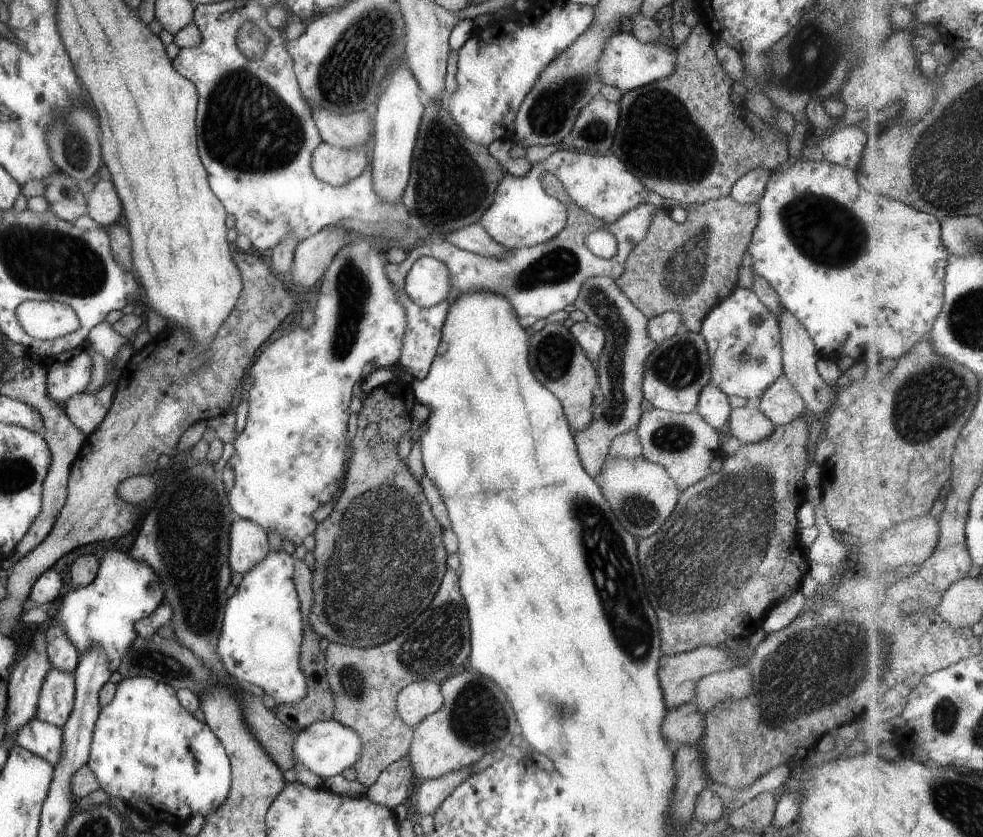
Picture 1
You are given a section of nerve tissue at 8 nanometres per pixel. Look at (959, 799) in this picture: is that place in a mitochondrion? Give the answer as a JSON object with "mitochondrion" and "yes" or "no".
{"mitochondrion":"yes"}

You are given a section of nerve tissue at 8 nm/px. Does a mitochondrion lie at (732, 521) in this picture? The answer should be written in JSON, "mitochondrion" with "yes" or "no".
{"mitochondrion":"yes"}

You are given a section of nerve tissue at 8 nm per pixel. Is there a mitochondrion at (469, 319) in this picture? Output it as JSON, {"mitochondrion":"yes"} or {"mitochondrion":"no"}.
{"mitochondrion":"no"}

